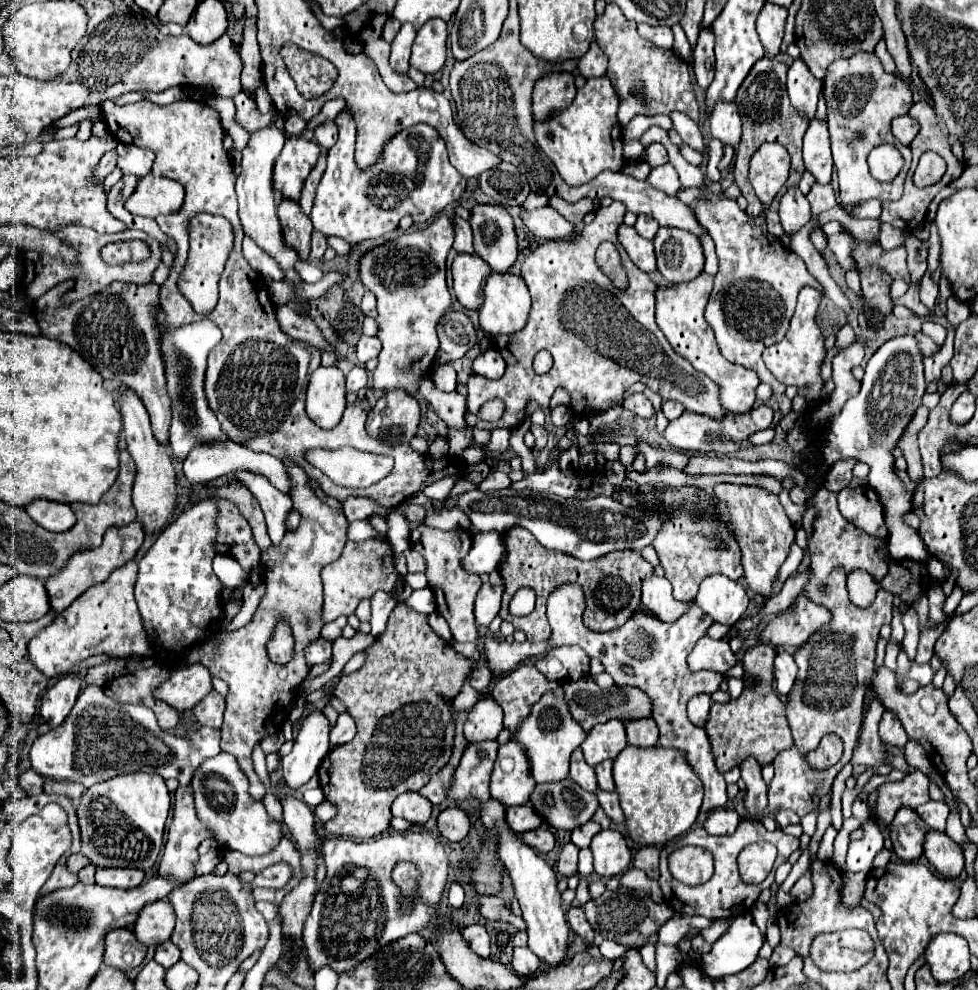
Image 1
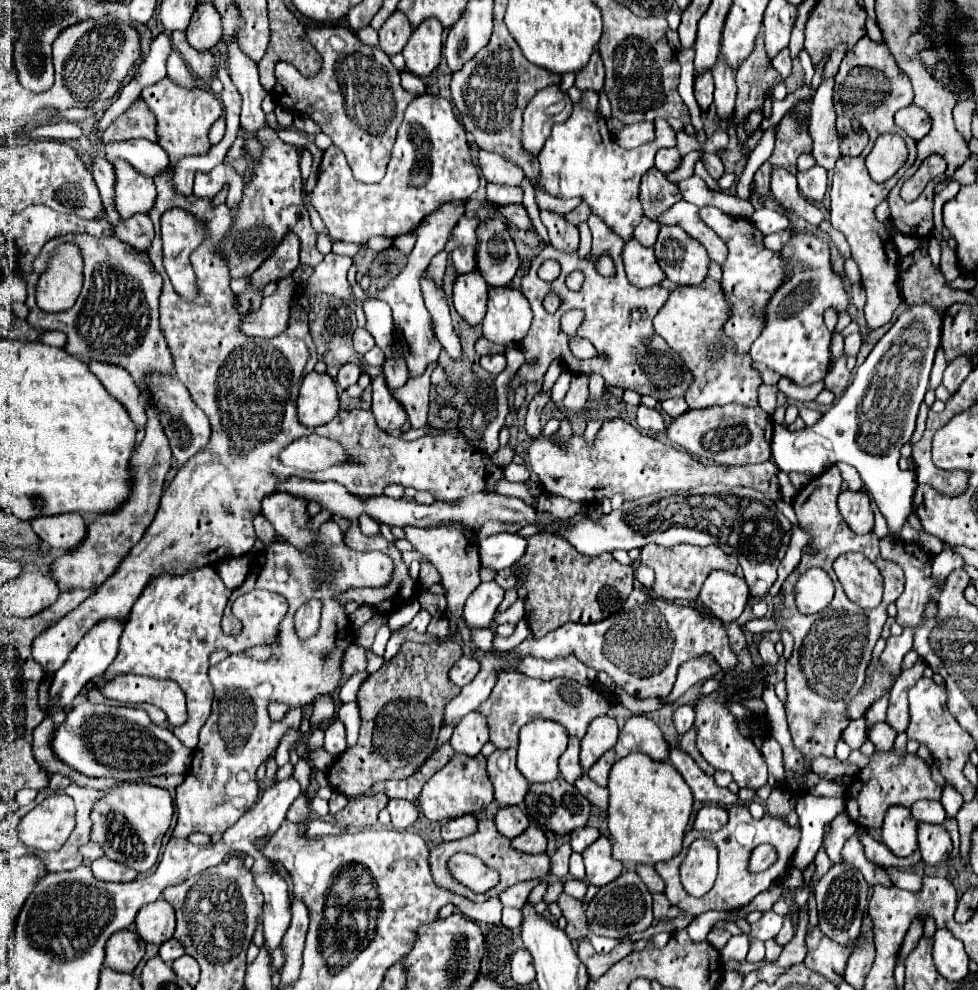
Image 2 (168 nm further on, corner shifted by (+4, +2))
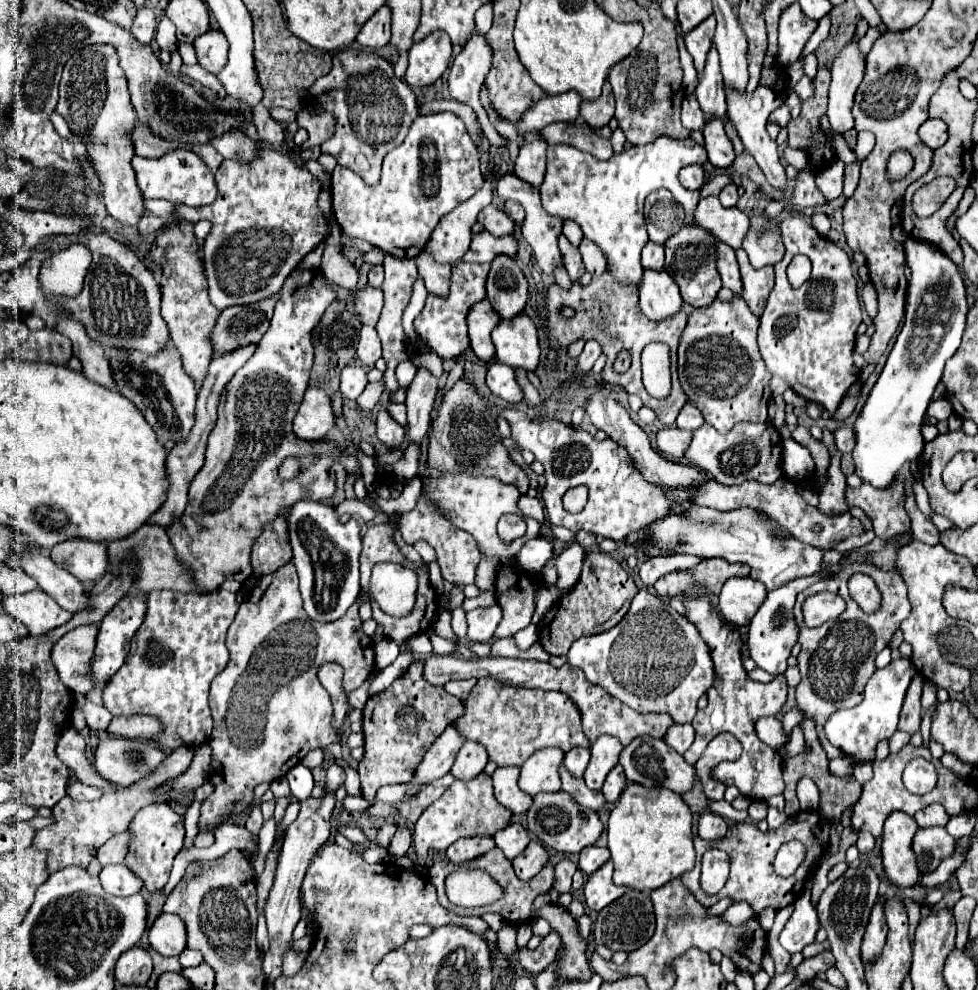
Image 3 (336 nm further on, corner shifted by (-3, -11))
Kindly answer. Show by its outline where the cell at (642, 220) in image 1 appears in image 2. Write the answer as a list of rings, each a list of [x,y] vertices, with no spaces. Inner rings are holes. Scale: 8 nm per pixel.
[[[646,217],[642,219],[642,223],[634,229],[634,239],[640,241],[644,247],[654,247],[656,237],[658,237],[660,225],[656,225],[654,221],[648,221]]]

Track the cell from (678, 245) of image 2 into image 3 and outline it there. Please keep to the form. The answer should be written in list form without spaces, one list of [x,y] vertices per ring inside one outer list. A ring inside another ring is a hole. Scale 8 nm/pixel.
[[[685,226],[673,234],[665,242],[665,272],[677,282],[687,304],[695,308],[709,306],[721,288],[721,278],[715,268],[715,240],[711,232],[701,226]]]

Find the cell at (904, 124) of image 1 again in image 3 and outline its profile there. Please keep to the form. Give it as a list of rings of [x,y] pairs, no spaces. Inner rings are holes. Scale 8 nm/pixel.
[[[925,120],[923,126],[919,128],[919,138],[923,144],[931,150],[941,148],[947,142],[947,126],[943,120]]]

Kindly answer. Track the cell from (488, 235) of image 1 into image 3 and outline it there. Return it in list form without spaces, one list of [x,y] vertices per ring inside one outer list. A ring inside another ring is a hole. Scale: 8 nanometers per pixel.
[[[495,256],[487,278],[487,300],[501,318],[513,318],[523,312],[527,302],[527,278],[513,258]]]

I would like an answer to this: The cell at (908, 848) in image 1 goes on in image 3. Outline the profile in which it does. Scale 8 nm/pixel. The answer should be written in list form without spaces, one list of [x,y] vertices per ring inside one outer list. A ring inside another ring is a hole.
[[[891,812],[885,820],[883,830],[883,866],[887,878],[905,888],[919,880],[919,868],[915,864],[915,852],[911,852],[911,842],[917,832],[917,822],[913,816],[903,812]]]

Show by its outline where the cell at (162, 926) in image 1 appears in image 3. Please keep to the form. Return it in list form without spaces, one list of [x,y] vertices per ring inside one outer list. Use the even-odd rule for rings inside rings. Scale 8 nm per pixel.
[[[161,914],[149,928],[149,944],[161,956],[179,956],[185,950],[185,924],[175,914]]]

